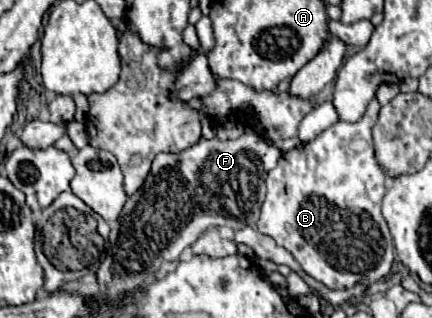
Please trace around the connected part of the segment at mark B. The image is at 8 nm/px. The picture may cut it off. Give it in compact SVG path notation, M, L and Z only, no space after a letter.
M374 99L360 121L336 121L316 139L282 153L278 165L266 179L268 193L256 225L258 231L270 235L280 247L290 251L302 271L328 289L350 289L356 283L376 283L390 275L394 261L390 229L380 213L382 195L386 191L386 171L378 165L372 145L372 127L378 119L378 111L380 103Z

